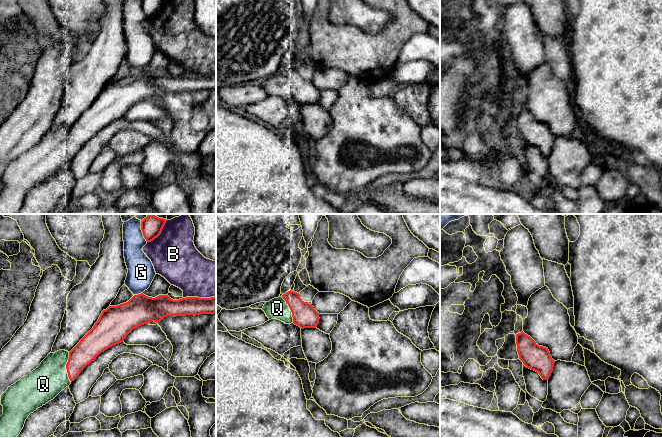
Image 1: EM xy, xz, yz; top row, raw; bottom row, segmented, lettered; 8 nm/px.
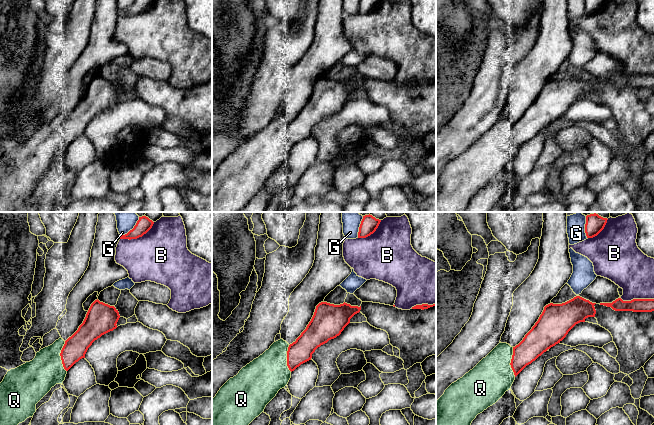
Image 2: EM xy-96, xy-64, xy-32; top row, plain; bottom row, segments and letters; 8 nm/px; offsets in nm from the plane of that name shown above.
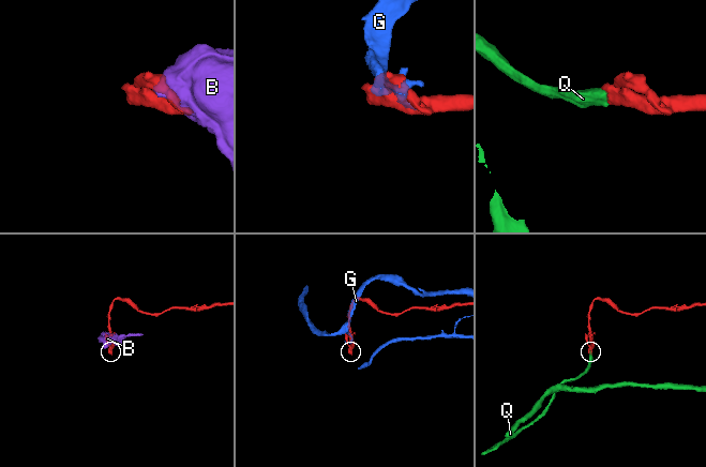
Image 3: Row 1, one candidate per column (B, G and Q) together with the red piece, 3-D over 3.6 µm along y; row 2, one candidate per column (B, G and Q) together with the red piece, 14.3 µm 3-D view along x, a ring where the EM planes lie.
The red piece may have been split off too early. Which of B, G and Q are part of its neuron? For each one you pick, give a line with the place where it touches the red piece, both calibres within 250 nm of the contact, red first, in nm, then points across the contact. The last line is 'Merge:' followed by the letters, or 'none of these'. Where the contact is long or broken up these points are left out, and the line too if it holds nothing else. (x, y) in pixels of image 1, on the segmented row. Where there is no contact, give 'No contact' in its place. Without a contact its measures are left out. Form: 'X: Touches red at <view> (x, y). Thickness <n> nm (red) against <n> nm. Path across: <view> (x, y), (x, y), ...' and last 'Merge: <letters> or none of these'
Q: Touches red at xy (66, 367). Thickness 190 nm (red) against 280 nm
Merge: Q

